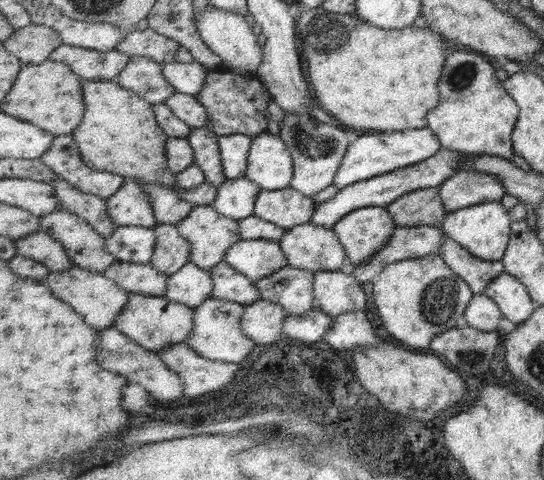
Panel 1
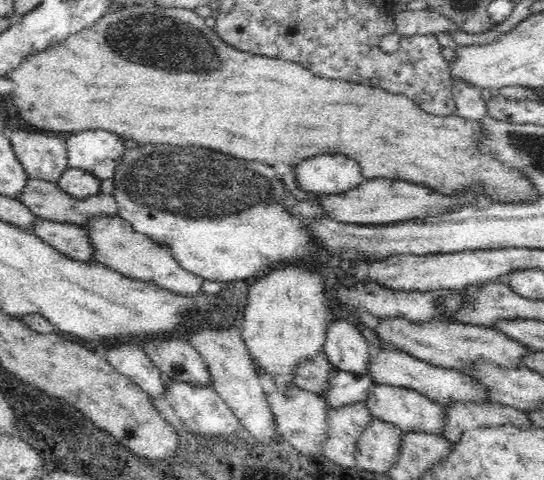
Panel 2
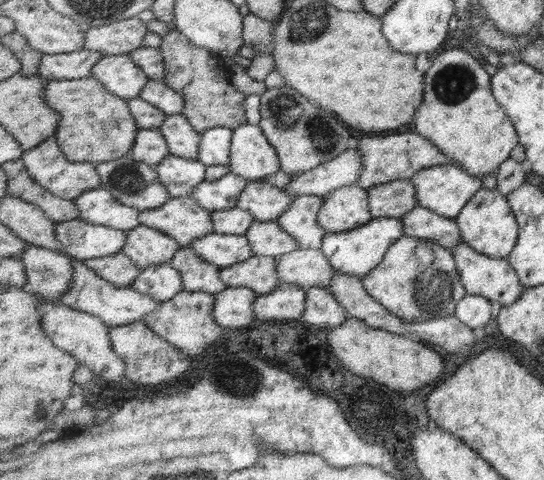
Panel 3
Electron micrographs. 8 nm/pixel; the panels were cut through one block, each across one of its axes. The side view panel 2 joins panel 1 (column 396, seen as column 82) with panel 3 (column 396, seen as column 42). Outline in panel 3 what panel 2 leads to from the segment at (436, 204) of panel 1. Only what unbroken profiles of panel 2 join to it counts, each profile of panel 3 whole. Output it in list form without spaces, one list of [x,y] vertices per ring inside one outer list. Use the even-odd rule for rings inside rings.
[[[410,179],[378,184],[369,189],[368,195],[372,218],[403,219],[420,204],[416,186]]]

